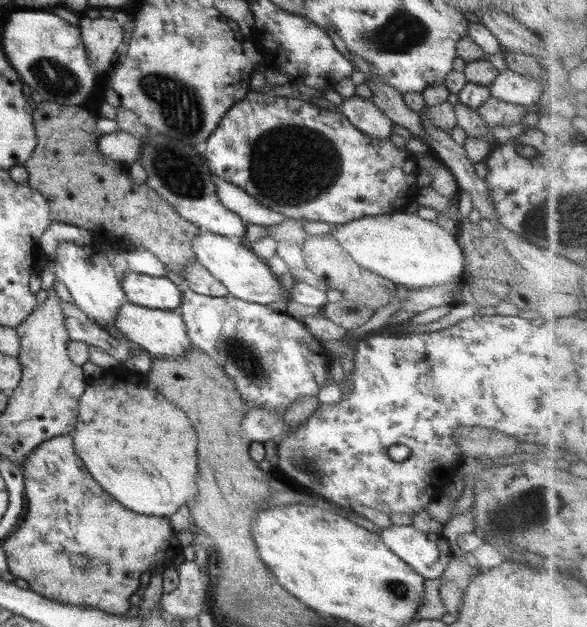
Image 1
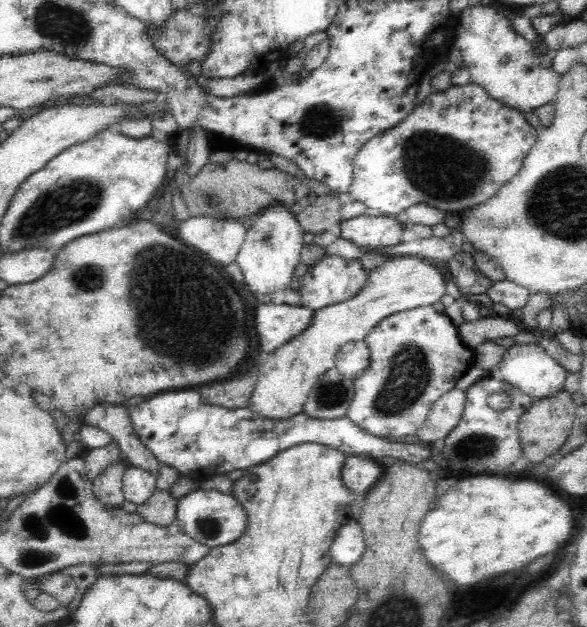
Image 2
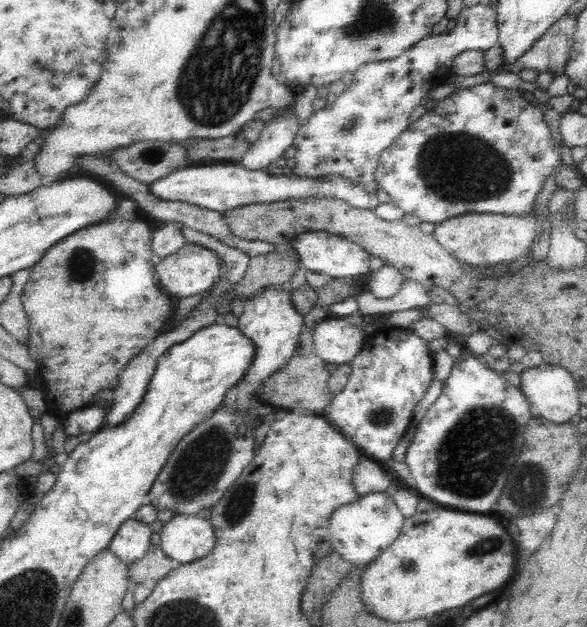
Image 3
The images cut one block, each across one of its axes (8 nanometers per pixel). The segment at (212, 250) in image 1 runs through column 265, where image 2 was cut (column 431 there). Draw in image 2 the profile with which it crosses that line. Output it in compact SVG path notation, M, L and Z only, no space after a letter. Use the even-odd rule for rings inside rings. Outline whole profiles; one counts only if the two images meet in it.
M418 256L389 258L369 272L368 281L357 296L316 310L312 324L304 332L263 356L247 407L258 416L272 420L286 420L302 412L312 387L328 370L335 368L335 358L343 344L364 340L387 316L431 306L441 300L446 294L448 277L443 265L436 263Z

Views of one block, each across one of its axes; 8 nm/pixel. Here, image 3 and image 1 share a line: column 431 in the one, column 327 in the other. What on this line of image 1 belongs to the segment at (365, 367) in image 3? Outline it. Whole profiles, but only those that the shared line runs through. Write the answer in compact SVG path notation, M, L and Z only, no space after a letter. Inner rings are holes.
M182 288L180 291L183 295L183 304L179 307L179 311L186 325L186 335L193 346L216 360L217 366L222 368L227 377L236 384L249 410L264 408L284 415L290 404L304 396L317 396L320 388L333 379L330 372L332 368L330 351L324 349L322 341L314 333L310 333L300 319L287 313L276 312L266 305L239 300L231 295L215 298L200 295L190 288Z

